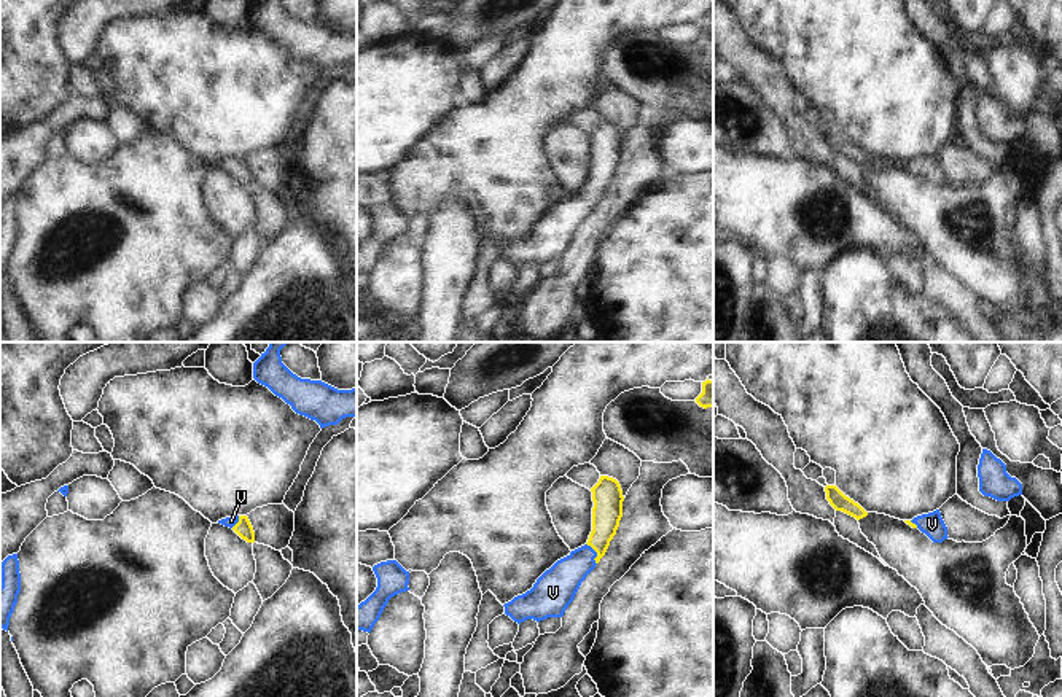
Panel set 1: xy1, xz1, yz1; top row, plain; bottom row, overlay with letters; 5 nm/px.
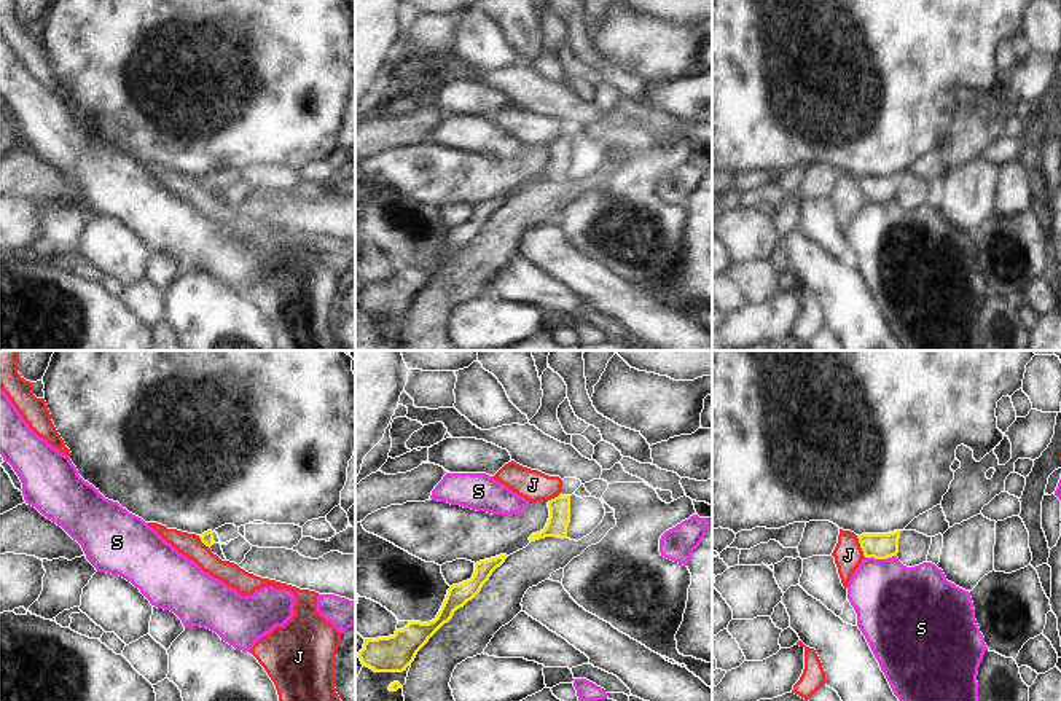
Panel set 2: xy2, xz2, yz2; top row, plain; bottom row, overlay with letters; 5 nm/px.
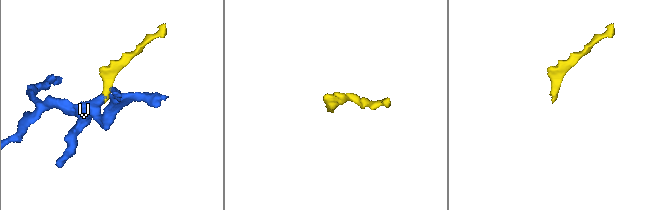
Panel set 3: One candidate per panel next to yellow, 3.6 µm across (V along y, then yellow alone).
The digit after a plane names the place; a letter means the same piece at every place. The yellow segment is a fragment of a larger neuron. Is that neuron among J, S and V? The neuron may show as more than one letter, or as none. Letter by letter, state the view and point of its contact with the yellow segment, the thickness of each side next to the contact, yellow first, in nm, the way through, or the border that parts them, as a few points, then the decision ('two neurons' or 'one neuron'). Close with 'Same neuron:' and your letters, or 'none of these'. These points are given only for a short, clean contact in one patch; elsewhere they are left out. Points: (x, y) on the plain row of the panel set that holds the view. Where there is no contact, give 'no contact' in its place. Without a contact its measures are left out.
J: contact yz2 (861, 190); calibres 130 and 150 nm; border yz2 (856, 179), (865, 199); two neurons
S: contact yz2 (880, 201); calibres 130 and 400 nm; border yz2 (896, 198), (865, 201); two neurons
V: contact xz1 (597, 198); calibres 150 and 190 nm; way xz1 (607, 155), (597, 198), (589, 198), (559, 228); one neuron
Same neuron: V

